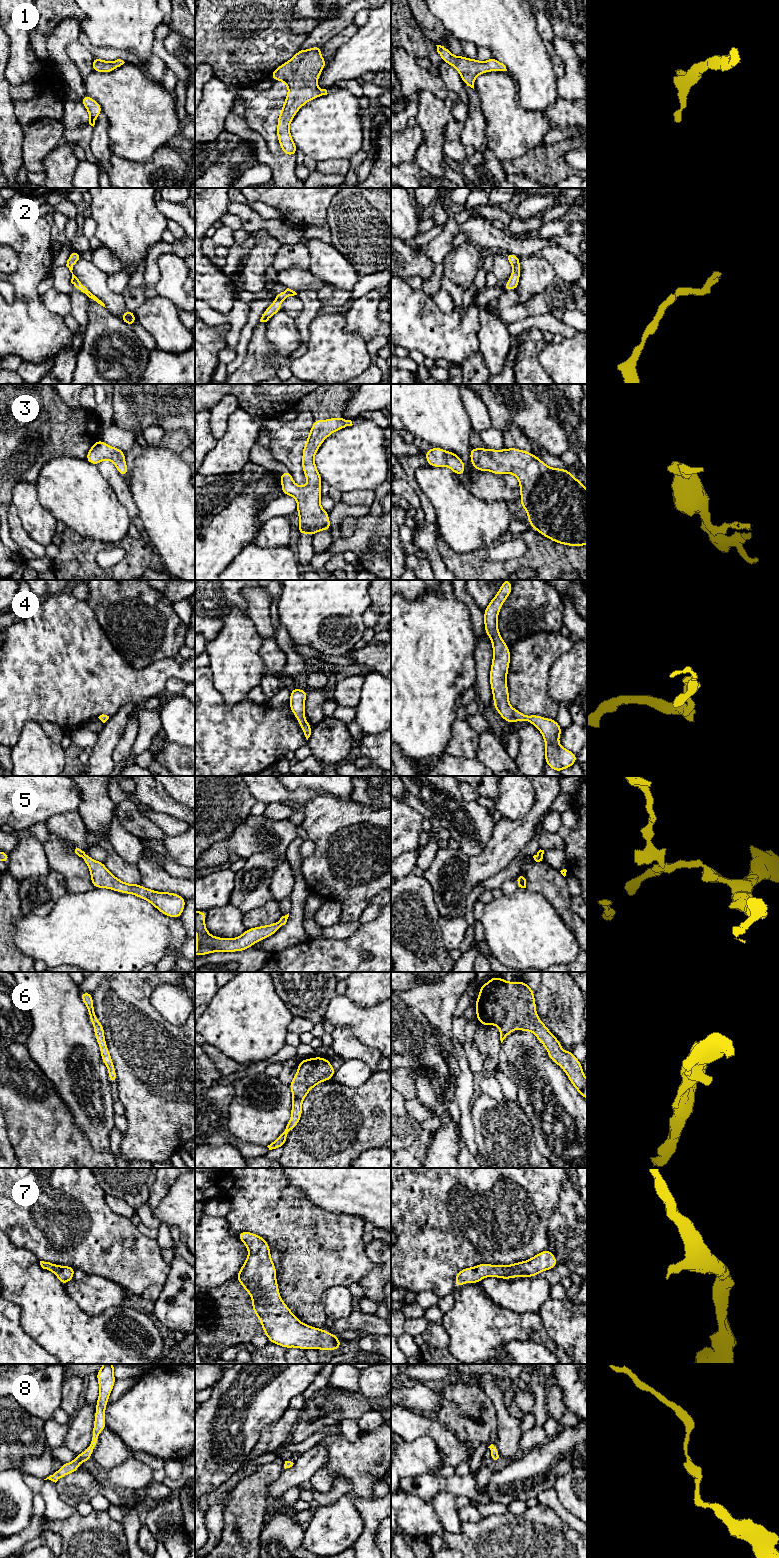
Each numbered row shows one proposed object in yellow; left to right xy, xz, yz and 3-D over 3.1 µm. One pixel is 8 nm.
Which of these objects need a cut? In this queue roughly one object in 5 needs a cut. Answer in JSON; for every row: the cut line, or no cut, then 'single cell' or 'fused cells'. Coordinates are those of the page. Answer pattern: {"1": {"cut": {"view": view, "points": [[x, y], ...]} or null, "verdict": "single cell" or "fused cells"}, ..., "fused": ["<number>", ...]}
{"1": {"cut": null, "verdict": "single cell"}, "2": {"cut": null, "verdict": "single cell"}, "3": {"cut": null, "verdict": "single cell"}, "4": {"cut": null, "verdict": "single cell"}, "5": {"cut": null, "verdict": "single cell"}, "6": {"cut": null, "verdict": "single cell"}, "7": {"cut": null, "verdict": "single cell"}, "8": {"cut": null, "verdict": "single cell"}, "fused": []}

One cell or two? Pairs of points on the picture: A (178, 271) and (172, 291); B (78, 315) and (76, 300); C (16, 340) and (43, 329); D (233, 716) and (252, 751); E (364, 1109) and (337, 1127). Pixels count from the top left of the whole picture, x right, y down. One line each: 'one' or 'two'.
A: one
B: one
C: one
D: one
E: one

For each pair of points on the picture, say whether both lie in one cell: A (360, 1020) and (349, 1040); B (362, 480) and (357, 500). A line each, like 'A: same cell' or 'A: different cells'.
A: different cells
B: different cells

